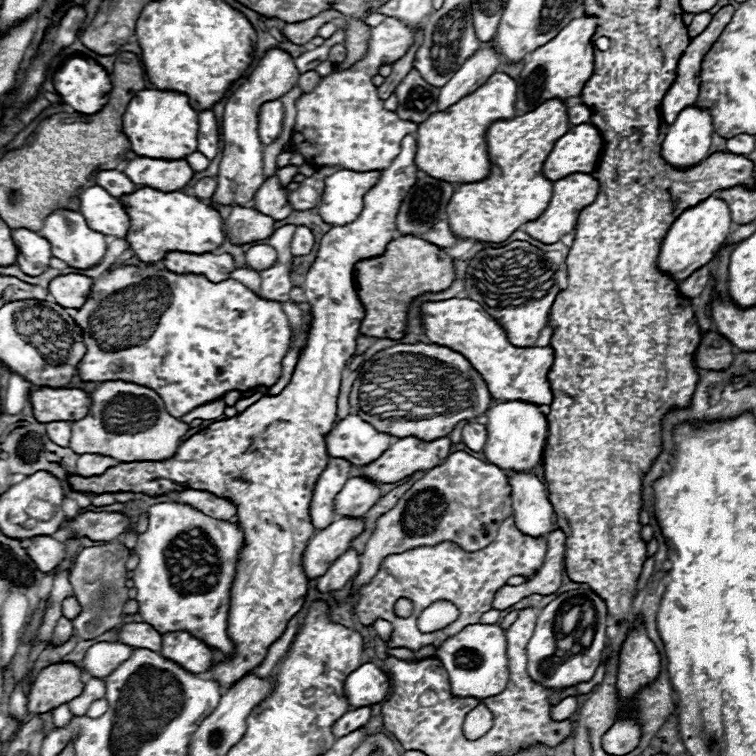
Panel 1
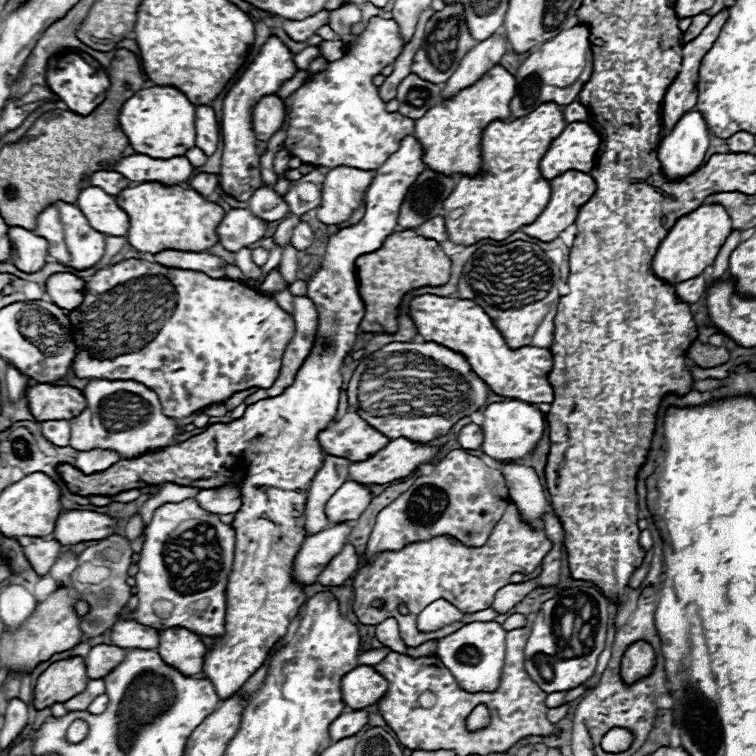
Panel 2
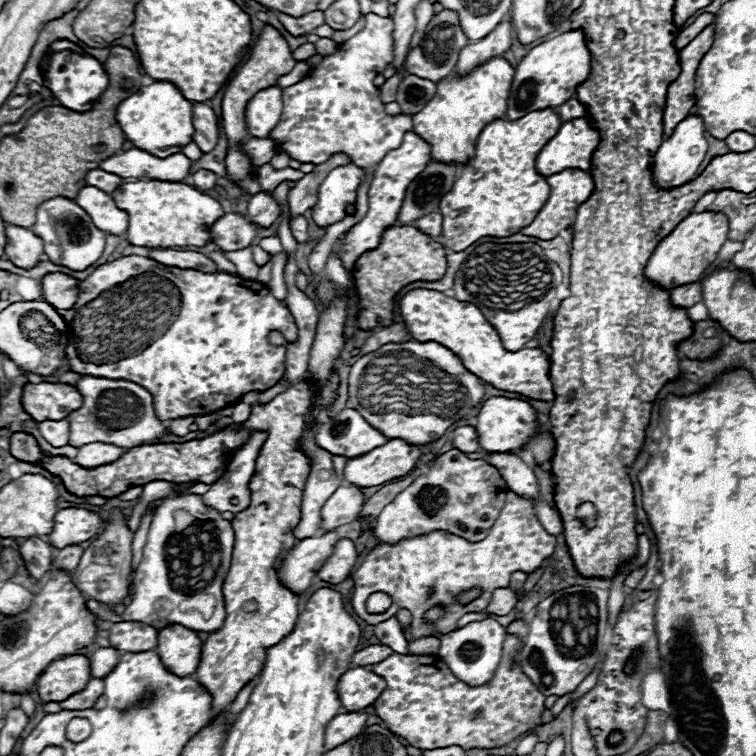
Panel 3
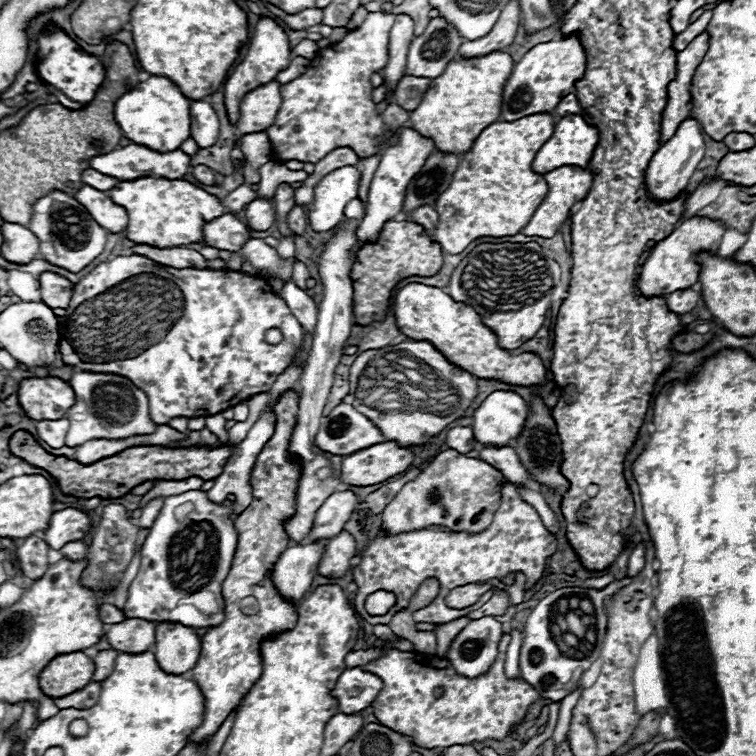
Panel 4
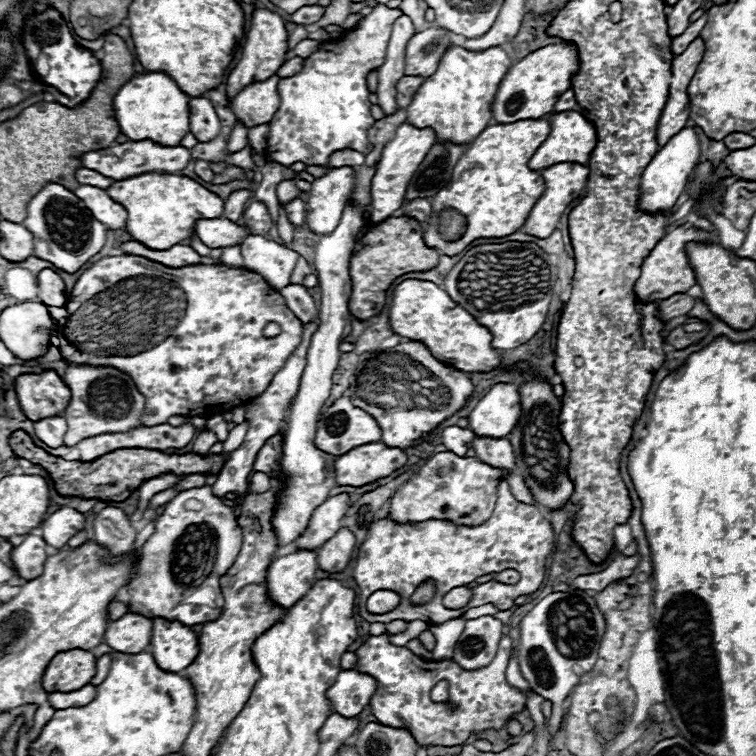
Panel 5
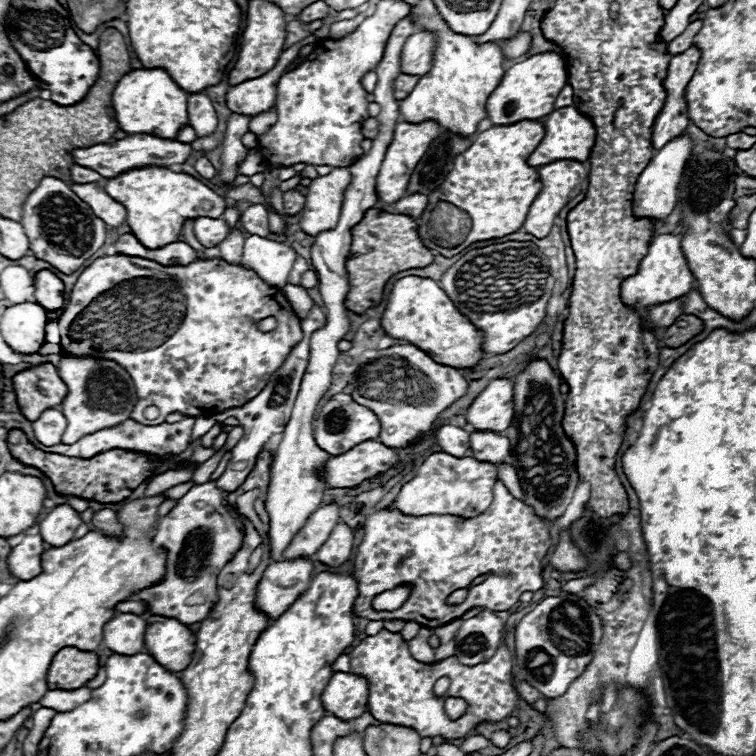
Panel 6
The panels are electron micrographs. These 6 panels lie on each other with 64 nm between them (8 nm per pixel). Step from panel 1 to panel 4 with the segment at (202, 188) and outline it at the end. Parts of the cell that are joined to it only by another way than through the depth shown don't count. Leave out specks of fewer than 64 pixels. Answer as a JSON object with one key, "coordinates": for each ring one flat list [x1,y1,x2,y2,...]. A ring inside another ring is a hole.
{"coordinates":[[196,166,192,170,194,178,200,182,200,184,206,184,206,186,212,186,214,184,214,172,208,168,208,166]]}

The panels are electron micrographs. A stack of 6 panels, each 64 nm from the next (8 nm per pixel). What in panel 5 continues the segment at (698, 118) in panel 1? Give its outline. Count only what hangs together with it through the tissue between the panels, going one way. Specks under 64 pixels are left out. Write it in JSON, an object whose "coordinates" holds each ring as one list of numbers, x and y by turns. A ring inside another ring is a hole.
{"coordinates":[[686,124,676,136,672,136,650,160,650,164,644,168,642,172,642,180,640,180,640,208,646,212,666,212,670,210,678,196,684,192,686,188,686,180,690,176,690,172,694,170,694,166,698,164,700,158,700,140,698,134,694,130,694,124]]}

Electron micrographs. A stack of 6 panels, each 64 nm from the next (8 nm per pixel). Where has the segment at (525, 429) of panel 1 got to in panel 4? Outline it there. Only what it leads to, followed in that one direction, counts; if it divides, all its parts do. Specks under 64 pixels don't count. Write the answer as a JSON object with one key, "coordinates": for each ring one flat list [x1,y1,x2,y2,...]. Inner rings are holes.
{"coordinates":[[492,392,474,412,474,434,482,446,510,446,528,418,528,404,514,392]]}

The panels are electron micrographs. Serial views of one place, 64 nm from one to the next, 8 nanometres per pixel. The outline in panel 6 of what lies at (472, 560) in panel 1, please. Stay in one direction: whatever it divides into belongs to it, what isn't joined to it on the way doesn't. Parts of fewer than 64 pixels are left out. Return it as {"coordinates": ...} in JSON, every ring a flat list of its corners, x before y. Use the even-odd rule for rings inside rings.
{"coordinates":[[498,480,494,486,494,500,492,506,480,516,472,520,462,520,456,516,424,516,424,518,408,518,402,516,398,510,378,510,372,512,364,522,364,540,358,546,356,558,354,558,354,578,358,580,358,598,354,602,354,614,368,618,368,620,414,620,420,622,426,628,442,626,450,620,460,618,466,610,476,606,486,606,494,612,510,610,520,594,524,592,536,592,542,588,542,560,548,554,552,546,548,522,544,518,538,518,530,506,516,500,508,488],[480,574,494,574,482,584,476,584,470,588,468,598,460,606,448,606,446,596,458,588,466,588,478,578],[400,584,412,584,410,598,394,612,376,612,372,610,372,598,386,588,396,588]]}

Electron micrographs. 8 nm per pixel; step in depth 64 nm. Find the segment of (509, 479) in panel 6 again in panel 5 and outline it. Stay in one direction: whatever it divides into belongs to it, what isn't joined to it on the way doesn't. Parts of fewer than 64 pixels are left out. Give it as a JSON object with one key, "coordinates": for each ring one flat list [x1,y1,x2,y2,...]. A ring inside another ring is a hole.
{"coordinates":[[506,474,504,476,506,480,508,480,508,484,510,484,510,490,512,490,512,494,520,500,520,502,526,502,526,504,536,504,534,502,534,496,532,496,532,492,530,492,530,488,516,476,516,474]]}

